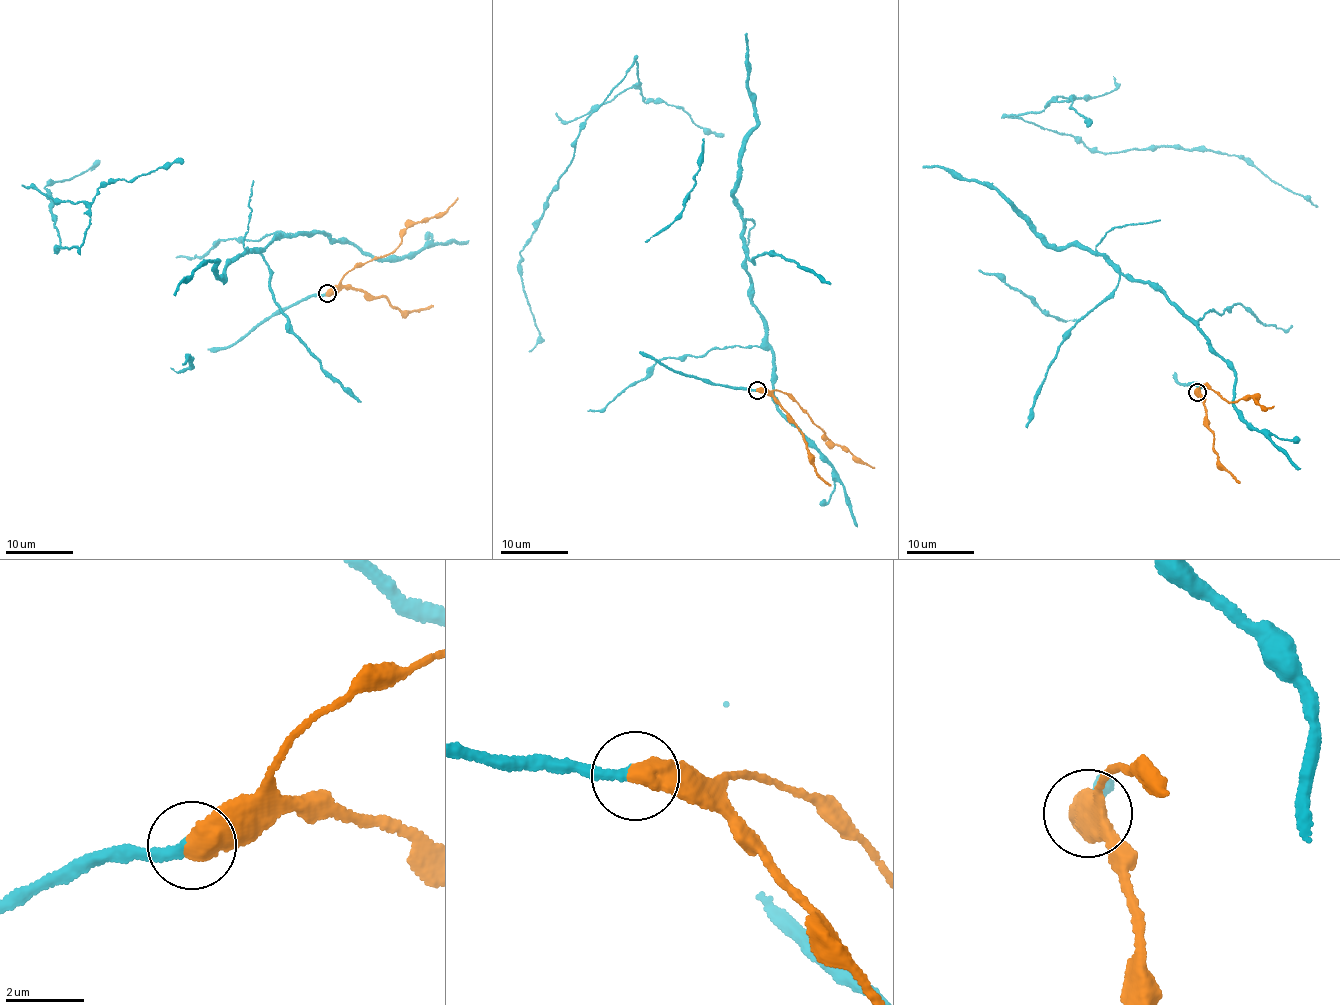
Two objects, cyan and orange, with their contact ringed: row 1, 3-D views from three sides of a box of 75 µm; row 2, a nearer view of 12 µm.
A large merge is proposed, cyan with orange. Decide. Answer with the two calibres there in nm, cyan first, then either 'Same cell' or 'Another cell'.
Thickness 280 nm (cyan) against 650 nm. Same cell

